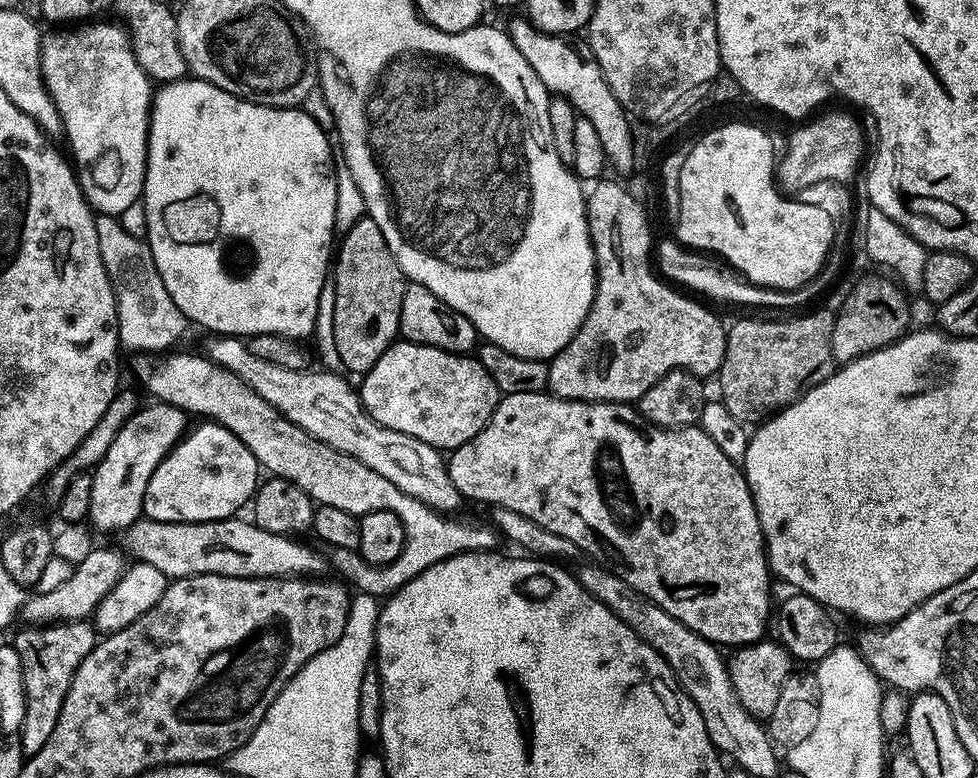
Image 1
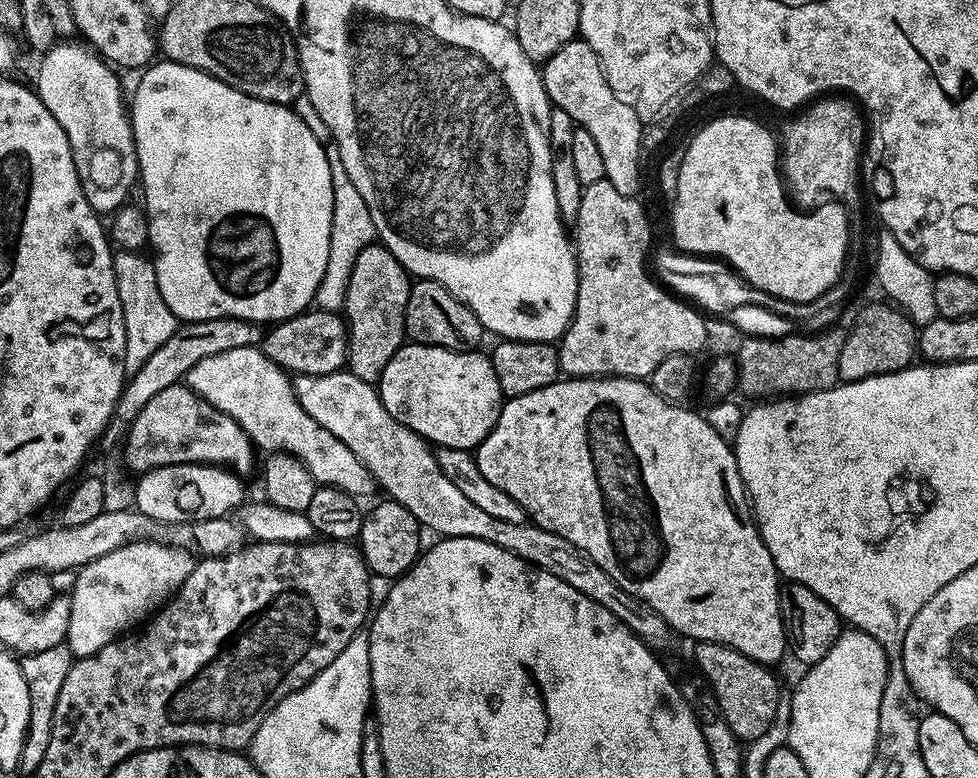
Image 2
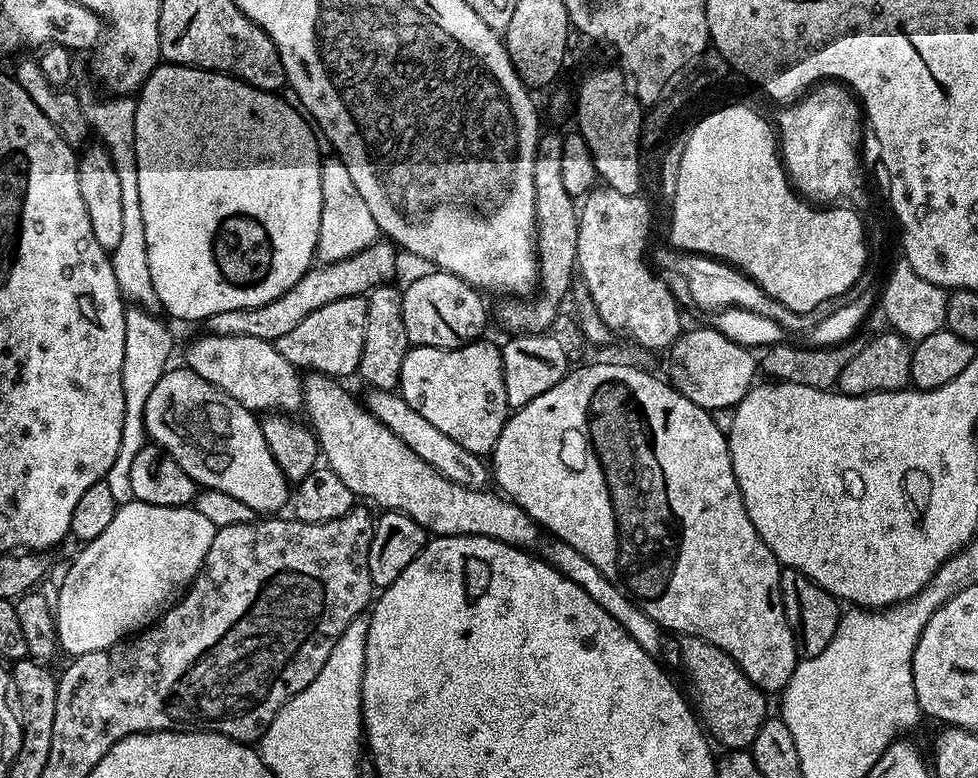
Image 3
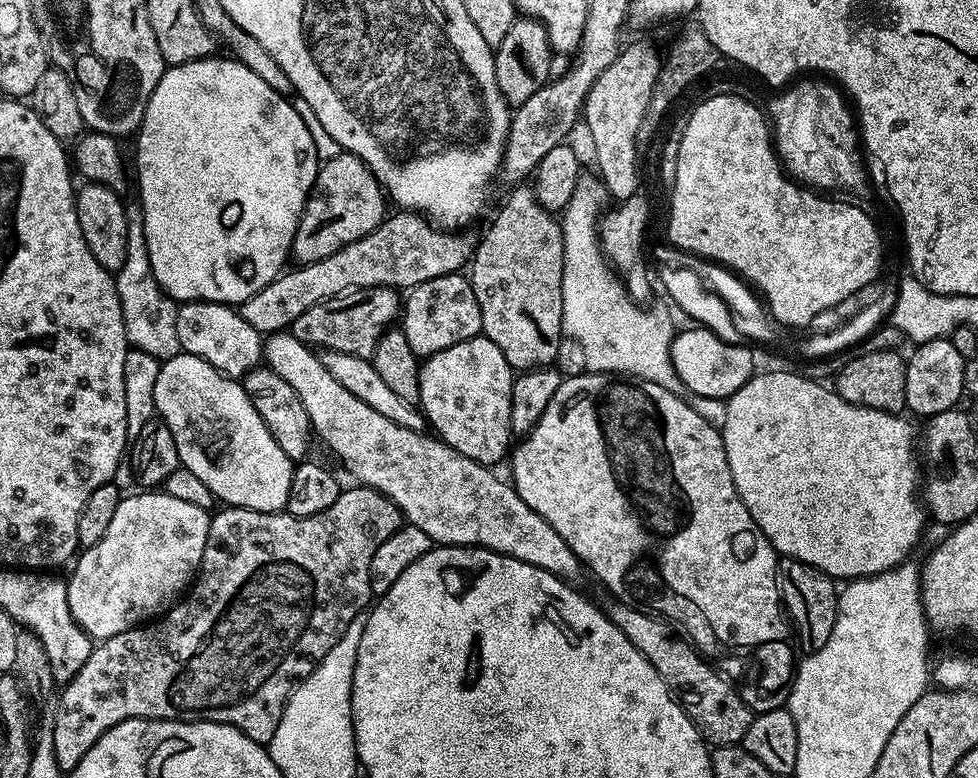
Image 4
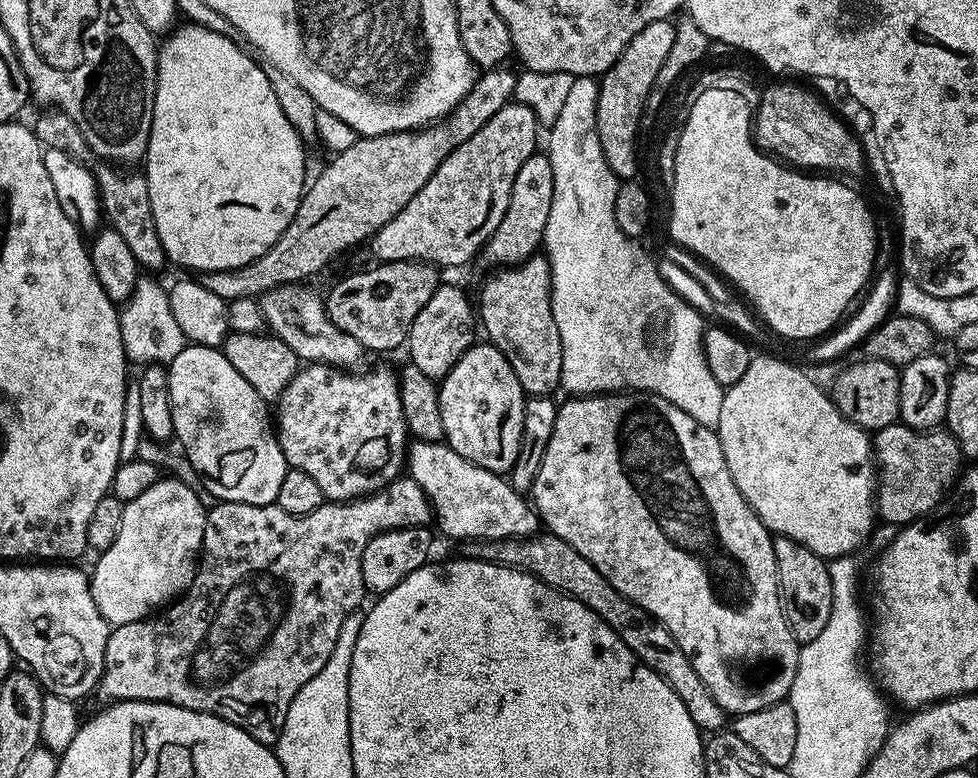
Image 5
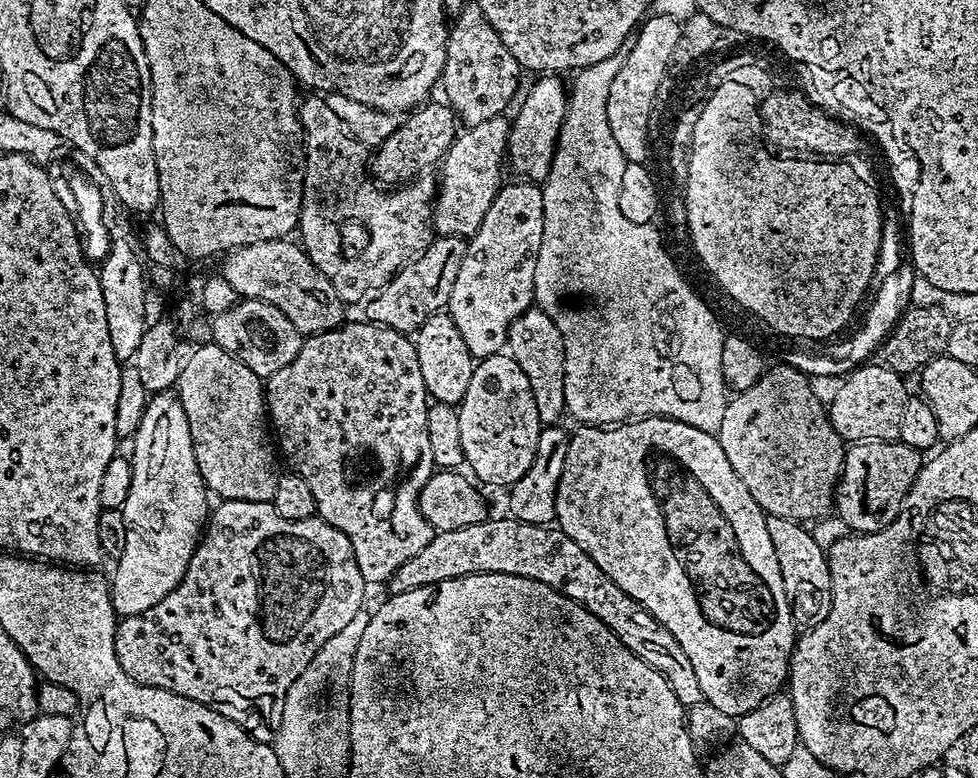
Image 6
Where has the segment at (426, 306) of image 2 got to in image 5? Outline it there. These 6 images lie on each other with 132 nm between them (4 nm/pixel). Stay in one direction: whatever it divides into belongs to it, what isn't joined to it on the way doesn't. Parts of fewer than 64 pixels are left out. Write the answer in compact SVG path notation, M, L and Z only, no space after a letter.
M448 282L441 283L439 288L430 294L430 302L418 310L418 318L408 328L408 339L406 349L408 348L407 359L422 374L426 374L431 380L437 382L444 379L444 375L456 365L458 358L467 348L472 347L474 337L472 331L478 328L478 320L474 315L474 304L468 301L468 296L460 288Z

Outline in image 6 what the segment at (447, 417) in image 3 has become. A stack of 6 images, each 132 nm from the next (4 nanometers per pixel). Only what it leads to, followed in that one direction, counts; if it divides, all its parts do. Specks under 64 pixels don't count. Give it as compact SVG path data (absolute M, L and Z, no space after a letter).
M507 354L483 357L473 367L470 384L466 386L466 394L458 406L458 431L462 440L464 464L472 467L471 475L481 485L510 486L518 482L518 478L522 478L522 474L530 470L530 462L534 462L541 427L538 406L534 406L534 394L530 394L530 381L526 378L526 374L522 374L518 362L514 362Z

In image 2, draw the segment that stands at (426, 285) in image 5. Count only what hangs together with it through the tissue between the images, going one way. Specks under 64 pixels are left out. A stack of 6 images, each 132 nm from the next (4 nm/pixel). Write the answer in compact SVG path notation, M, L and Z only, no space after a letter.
M309 310L273 323L258 345L278 367L296 376L321 376L339 372L348 363L348 326L340 312Z

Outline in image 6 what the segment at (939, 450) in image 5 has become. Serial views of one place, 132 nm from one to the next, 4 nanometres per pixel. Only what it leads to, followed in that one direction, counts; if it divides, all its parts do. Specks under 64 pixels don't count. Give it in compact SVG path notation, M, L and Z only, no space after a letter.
M895 440L878 442L852 442L847 445L844 464L834 489L834 512L840 515L845 529L856 534L881 532L898 518L904 507L904 499L914 486L920 472L922 456L917 449Z

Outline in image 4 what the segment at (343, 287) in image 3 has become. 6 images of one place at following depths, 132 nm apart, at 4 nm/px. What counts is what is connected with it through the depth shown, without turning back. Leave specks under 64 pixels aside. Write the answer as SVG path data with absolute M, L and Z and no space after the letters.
M400 210L397 216L389 215L366 238L358 238L358 242L350 242L350 246L342 246L330 258L322 258L313 264L301 264L277 276L270 286L262 286L258 294L246 298L246 302L239 305L238 311L254 330L262 334L283 332L291 329L292 323L306 310L310 310L318 302L329 300L349 290L357 288L395 288L397 290L411 290L422 282L430 282L430 278L442 278L451 272L460 272L471 261L474 251L473 241L468 241L464 234L456 230L438 230L437 225L423 215Z

